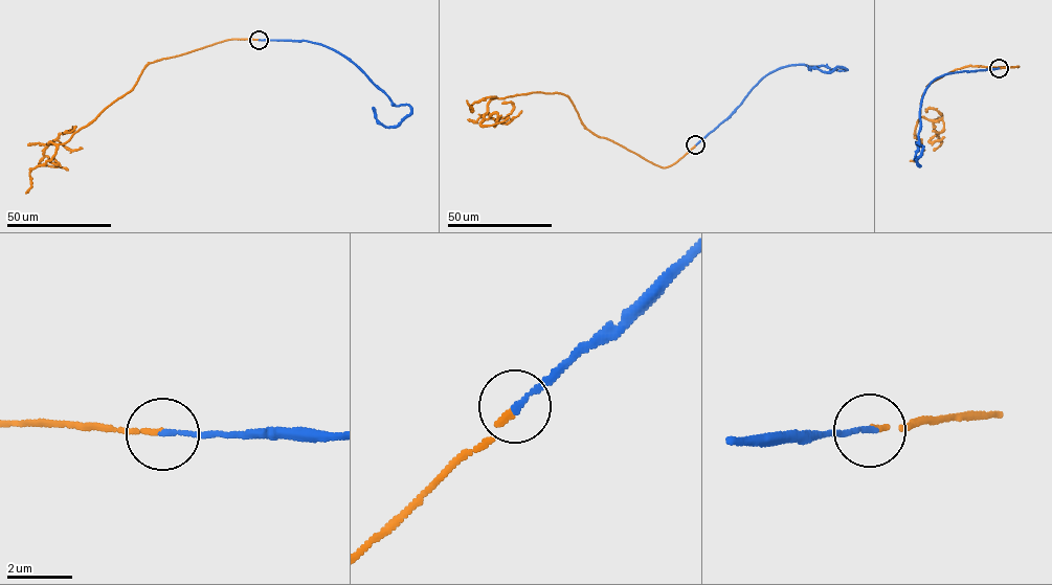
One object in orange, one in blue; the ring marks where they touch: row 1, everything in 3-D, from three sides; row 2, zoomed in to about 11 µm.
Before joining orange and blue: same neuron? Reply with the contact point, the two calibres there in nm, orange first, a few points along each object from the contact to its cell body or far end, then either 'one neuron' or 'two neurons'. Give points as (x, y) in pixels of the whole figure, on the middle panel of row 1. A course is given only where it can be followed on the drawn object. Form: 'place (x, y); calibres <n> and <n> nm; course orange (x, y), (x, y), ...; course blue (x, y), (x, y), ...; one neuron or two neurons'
place (695, 144); calibres 160 and 160 nm; course orange (695, 144), (672, 164), (659, 166), (595, 135), (569, 97), (554, 92), (493, 97), (480, 124), (509, 117); course blue (695, 144), (724, 120), (768, 73), (799, 64), (847, 69), (835, 67), (822, 71), (807, 65); one neuron

